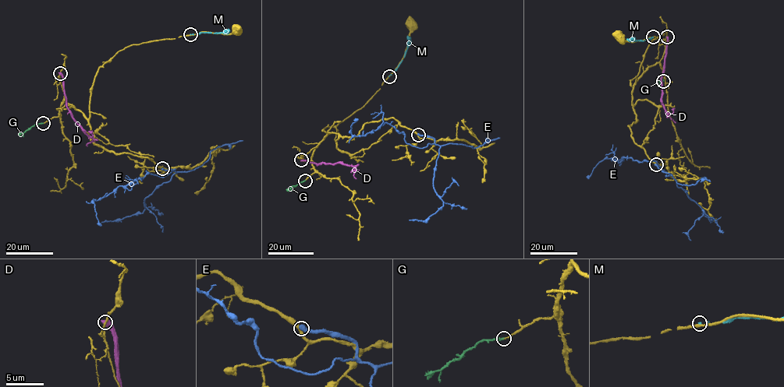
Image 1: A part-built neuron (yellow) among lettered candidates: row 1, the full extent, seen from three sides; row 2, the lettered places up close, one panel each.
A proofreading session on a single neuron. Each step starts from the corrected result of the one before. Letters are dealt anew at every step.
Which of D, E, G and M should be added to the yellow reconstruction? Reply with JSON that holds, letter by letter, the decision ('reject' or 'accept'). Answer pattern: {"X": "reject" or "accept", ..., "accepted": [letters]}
{"D": "reject", "E": "reject", "G": "reject", "M": "reject", "accepted": []}

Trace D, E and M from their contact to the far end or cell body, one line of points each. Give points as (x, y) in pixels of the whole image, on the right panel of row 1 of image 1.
D: (667, 36), (661, 98), (668, 116), (675, 123)
E: (655, 164), (669, 175), (666, 177), (654, 161), (640, 162), (623, 156), (618, 161), (603, 159), (587, 179)
M: (652, 36), (644, 40), (626, 39)

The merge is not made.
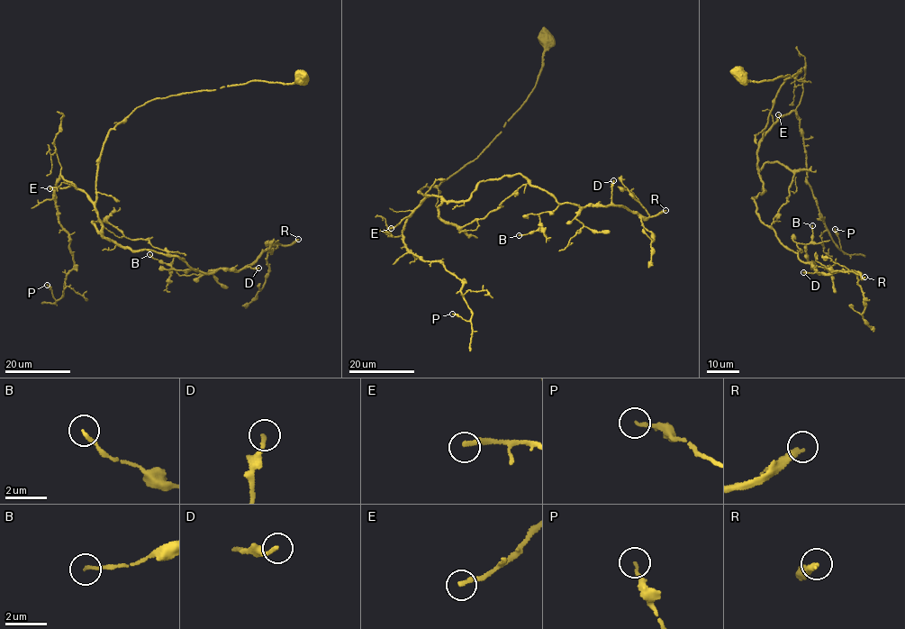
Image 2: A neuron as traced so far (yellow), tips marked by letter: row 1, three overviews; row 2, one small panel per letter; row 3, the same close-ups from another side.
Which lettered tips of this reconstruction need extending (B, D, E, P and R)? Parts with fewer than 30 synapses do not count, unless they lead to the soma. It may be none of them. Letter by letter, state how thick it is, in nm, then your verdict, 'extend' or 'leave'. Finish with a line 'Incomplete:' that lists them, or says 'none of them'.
B: calibre 140 nm; leave
D: calibre 170 nm; leave
E: calibre 220 nm; leave
P: calibre 150 nm; leave
R: calibre 240 nm; extend
Incomplete: R

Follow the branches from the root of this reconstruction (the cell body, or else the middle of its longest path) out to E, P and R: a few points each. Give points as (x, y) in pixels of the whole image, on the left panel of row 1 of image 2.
E: (302, 77), (292, 85), (255, 80), (146, 102), (109, 132), (99, 159), (94, 202), (72, 186), (49, 188)
P: (302, 77), (158, 97), (115, 125), (94, 202), (59, 177), (58, 223), (74, 267), (62, 297), (47, 285)
R: (302, 77), (139, 106), (104, 144), (95, 206), (104, 237), (207, 273), (246, 268), (298, 239)

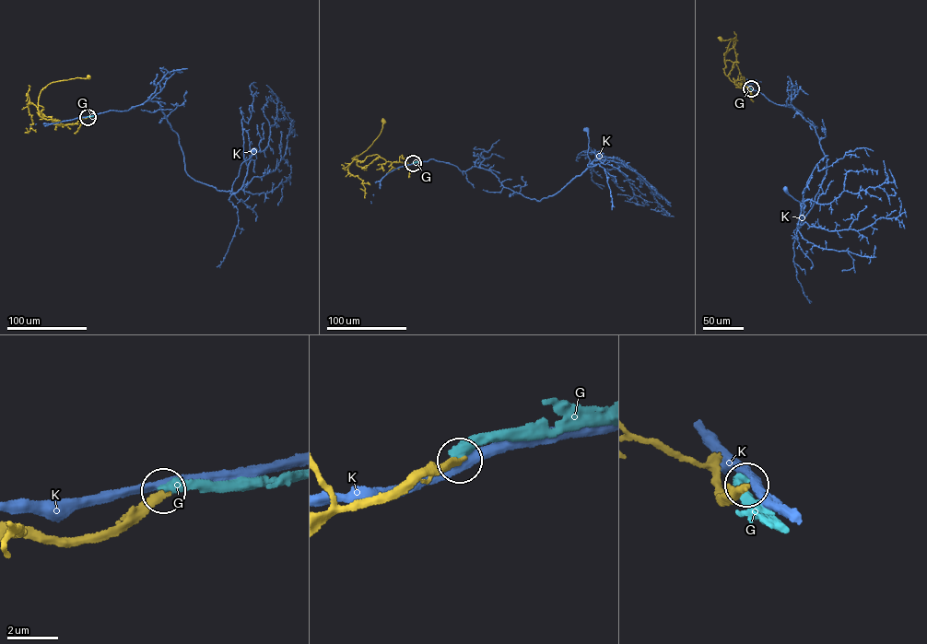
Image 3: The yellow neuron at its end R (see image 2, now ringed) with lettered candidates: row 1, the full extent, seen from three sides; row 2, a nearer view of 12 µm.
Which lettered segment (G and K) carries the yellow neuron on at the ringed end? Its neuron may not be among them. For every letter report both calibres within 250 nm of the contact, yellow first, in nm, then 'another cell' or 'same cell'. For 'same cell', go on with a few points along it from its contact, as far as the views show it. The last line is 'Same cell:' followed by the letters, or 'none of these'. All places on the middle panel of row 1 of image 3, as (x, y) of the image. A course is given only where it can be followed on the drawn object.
G: 320/460 nm | another cell
K: 320/360 nm | another cell
Same cell: none of these

